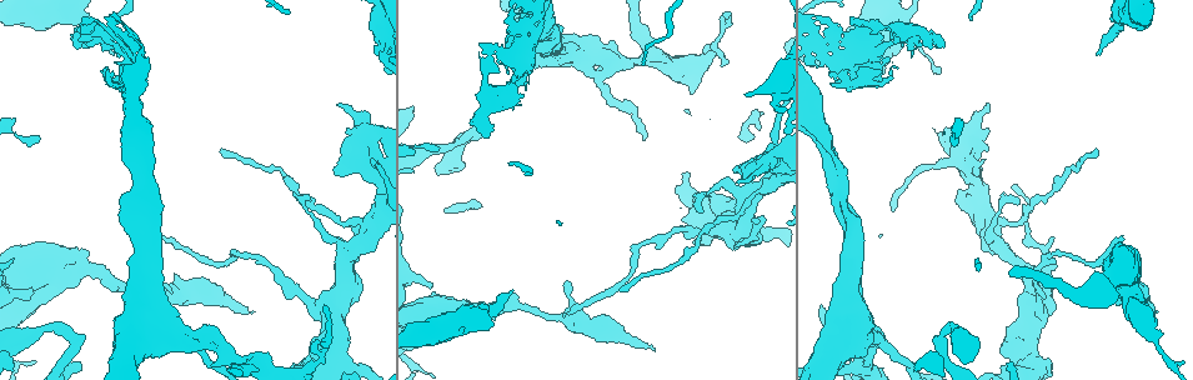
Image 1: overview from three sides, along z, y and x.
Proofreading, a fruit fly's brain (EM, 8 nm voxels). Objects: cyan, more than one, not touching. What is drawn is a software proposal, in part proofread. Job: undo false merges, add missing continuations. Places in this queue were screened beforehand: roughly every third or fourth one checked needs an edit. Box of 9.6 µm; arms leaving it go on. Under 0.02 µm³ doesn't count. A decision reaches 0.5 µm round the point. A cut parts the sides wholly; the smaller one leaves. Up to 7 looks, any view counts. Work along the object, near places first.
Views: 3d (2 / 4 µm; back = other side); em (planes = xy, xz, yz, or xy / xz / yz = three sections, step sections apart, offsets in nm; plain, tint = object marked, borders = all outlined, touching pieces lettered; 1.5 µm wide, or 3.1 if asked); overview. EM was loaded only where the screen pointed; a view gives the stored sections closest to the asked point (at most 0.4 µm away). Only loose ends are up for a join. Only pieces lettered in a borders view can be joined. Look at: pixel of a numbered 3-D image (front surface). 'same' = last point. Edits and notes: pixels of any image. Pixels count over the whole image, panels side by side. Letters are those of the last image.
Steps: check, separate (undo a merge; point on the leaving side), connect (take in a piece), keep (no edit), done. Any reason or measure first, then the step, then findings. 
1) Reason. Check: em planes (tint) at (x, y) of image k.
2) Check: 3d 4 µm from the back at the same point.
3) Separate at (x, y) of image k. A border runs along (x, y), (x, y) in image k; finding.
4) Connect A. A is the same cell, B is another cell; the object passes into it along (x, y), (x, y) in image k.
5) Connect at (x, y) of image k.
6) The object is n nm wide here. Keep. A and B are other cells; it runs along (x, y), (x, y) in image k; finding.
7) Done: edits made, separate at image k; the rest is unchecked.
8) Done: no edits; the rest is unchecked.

Thick end. Check: em planes (borders) at (176, 309) of image 1.

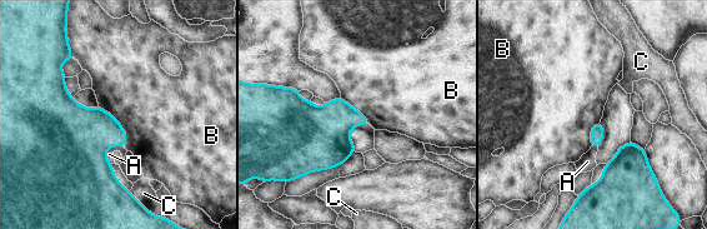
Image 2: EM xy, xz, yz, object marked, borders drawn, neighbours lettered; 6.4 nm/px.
Keep. A, B and C are other cells; a border runs along (99, 105), (120, 124), (124, 145) in image 2; no lettered piece goes on from it.

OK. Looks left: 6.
Free end. Check: em xz step 8 (tint) at (325, 307) of image 1.

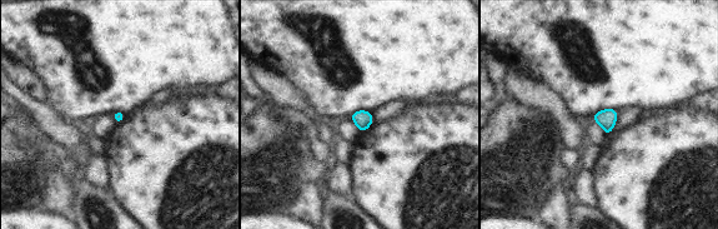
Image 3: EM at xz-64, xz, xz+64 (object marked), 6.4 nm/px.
Cut it another way. Check: em yz step 4 (borders) at the same point.

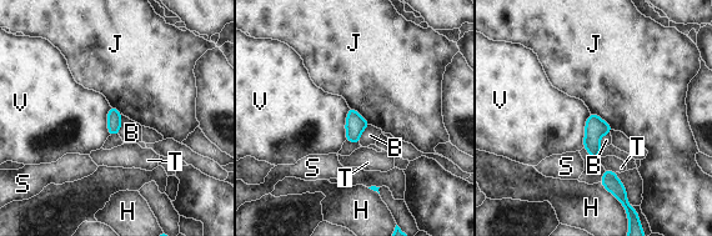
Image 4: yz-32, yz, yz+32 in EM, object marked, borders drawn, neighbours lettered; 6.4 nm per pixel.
The longest contact is with V, 220 nm. Keep. B, H, J, S, T and V are other cells; a border runs along (590, 111), (598, 115), (612, 129) in image 4; none of them fits.

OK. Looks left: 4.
Check: 3d 4 µm at (653, 349) of image 1.

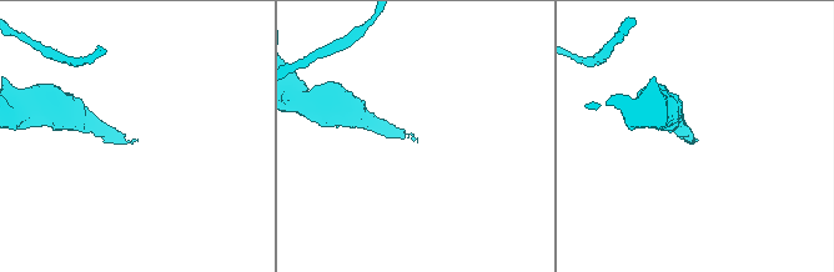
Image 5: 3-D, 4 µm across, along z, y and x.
Check: em planes (borders) at (137, 140) of image 5.

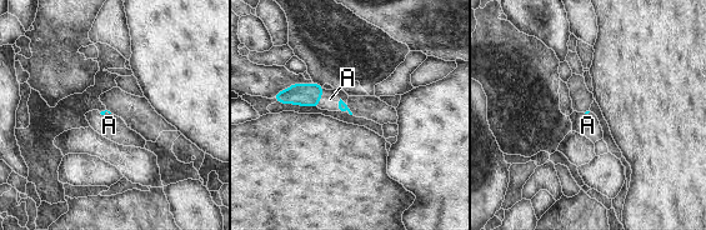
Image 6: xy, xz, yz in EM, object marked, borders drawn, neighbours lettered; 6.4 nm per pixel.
Connect A. A is the same cell; the neuron continues.

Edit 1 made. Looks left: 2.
Done: edits made, connect at image 6; the rest is unchecked.

